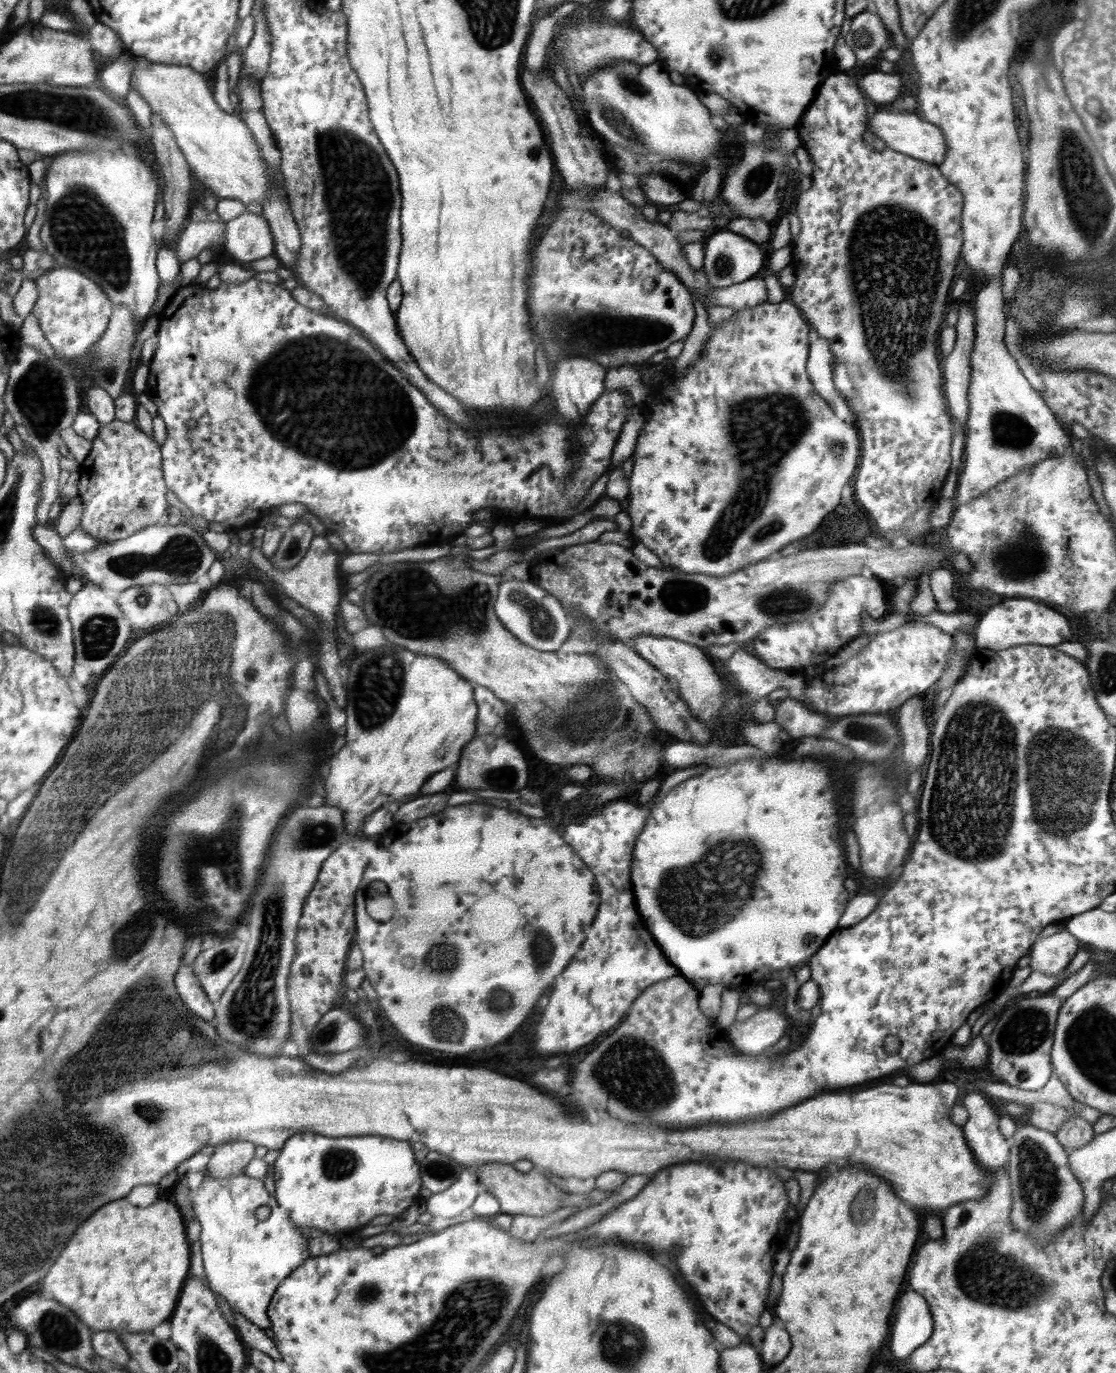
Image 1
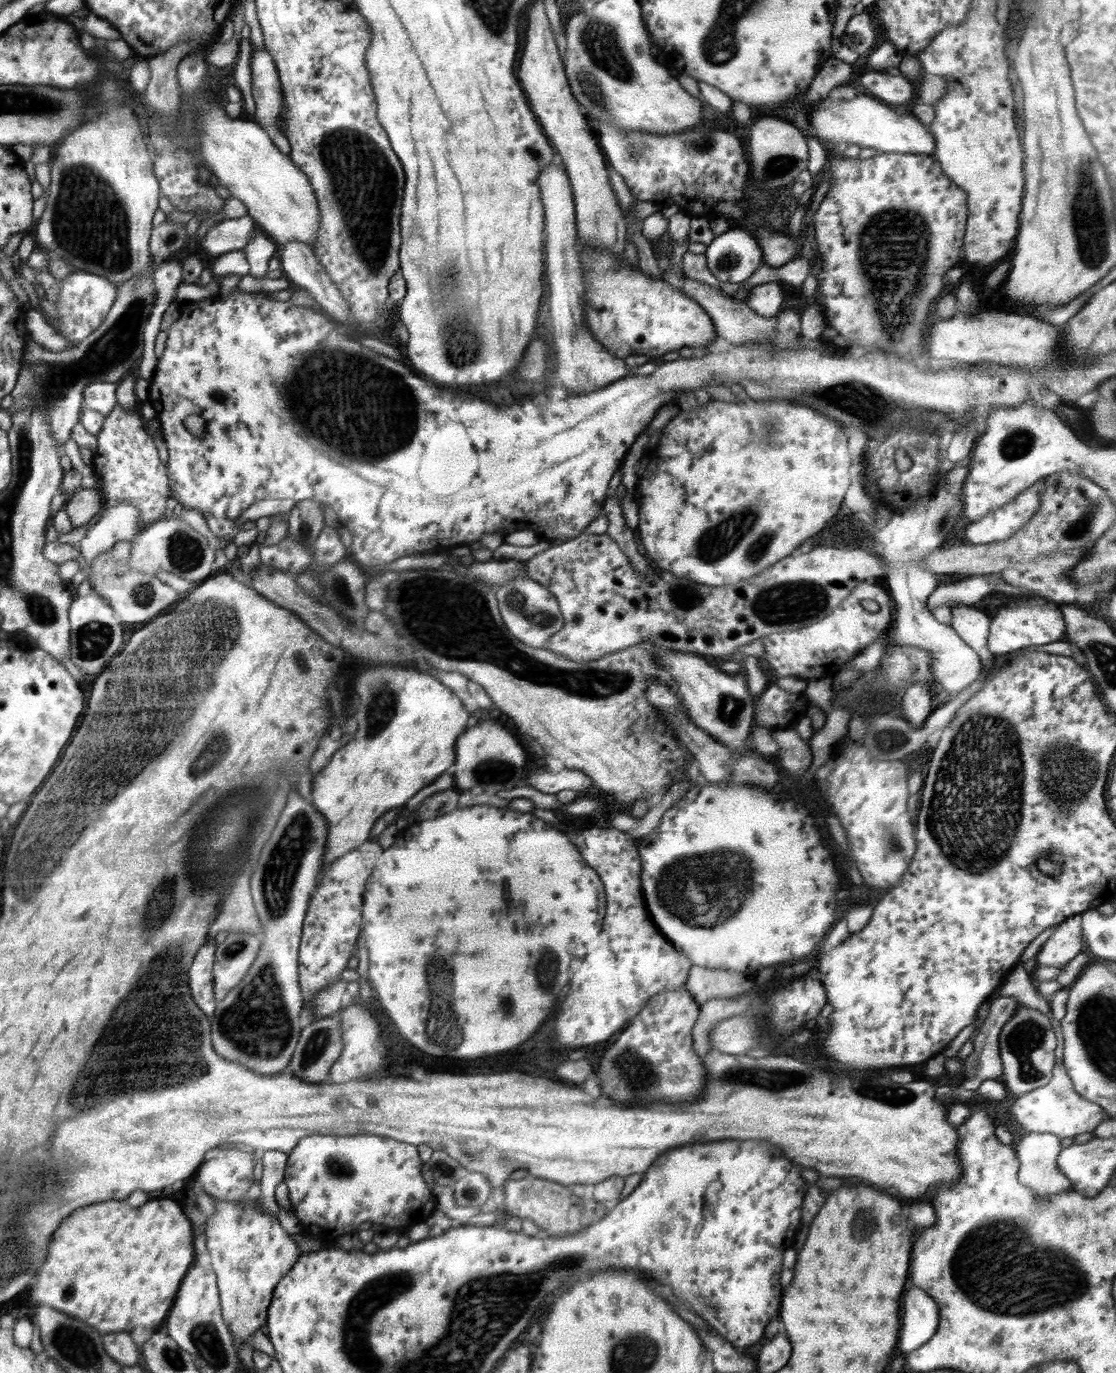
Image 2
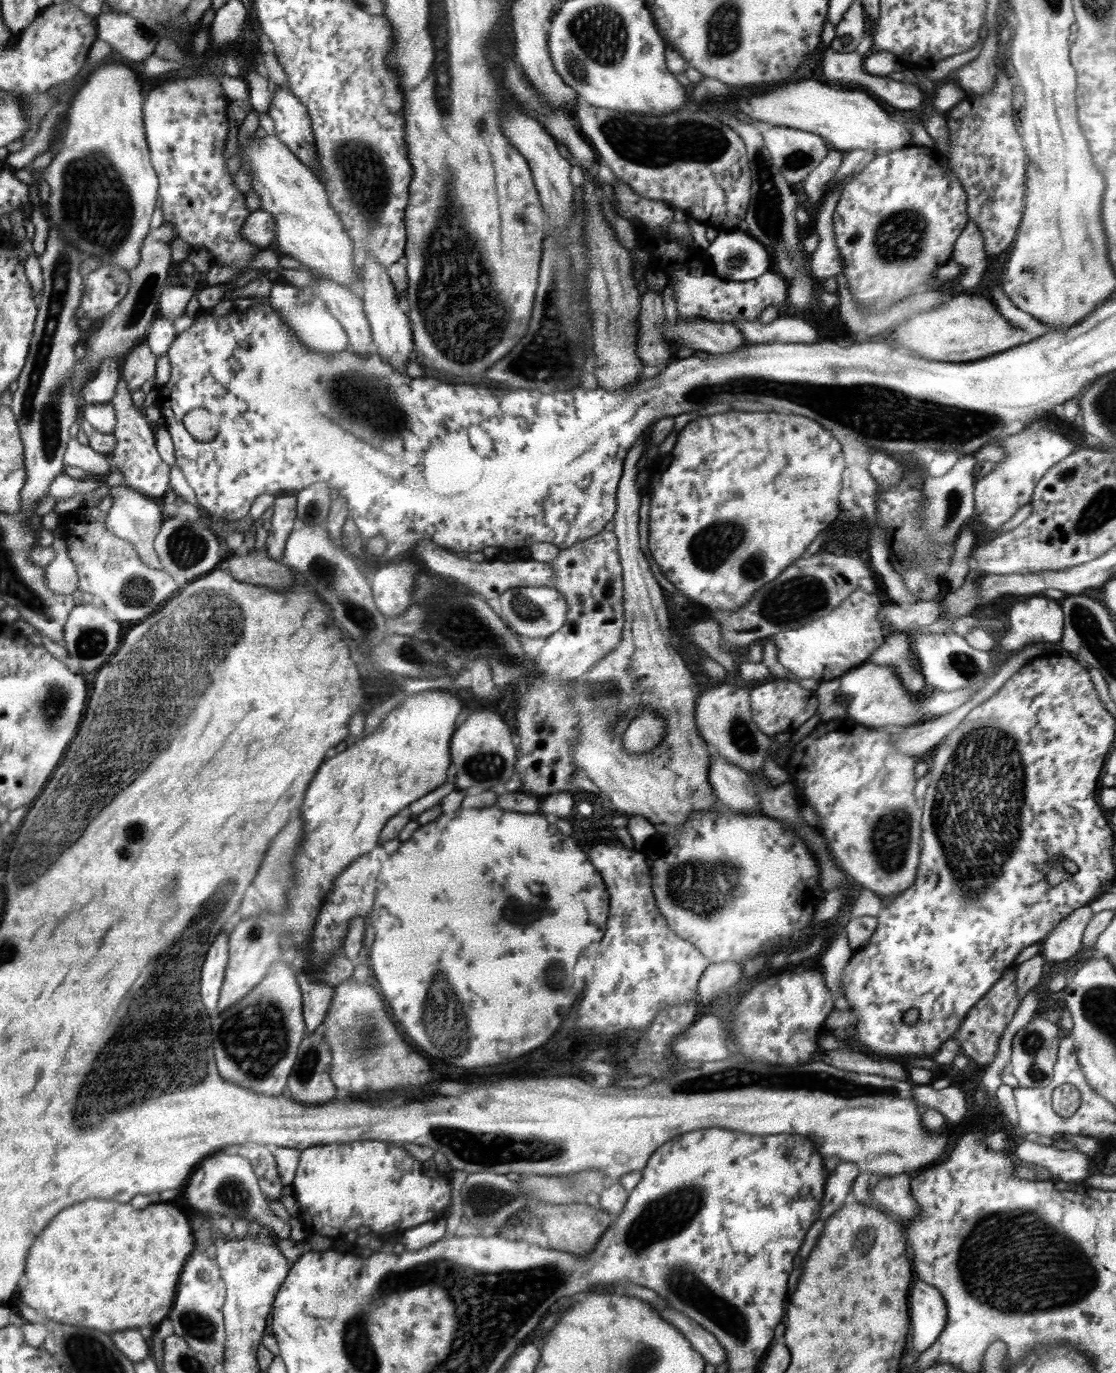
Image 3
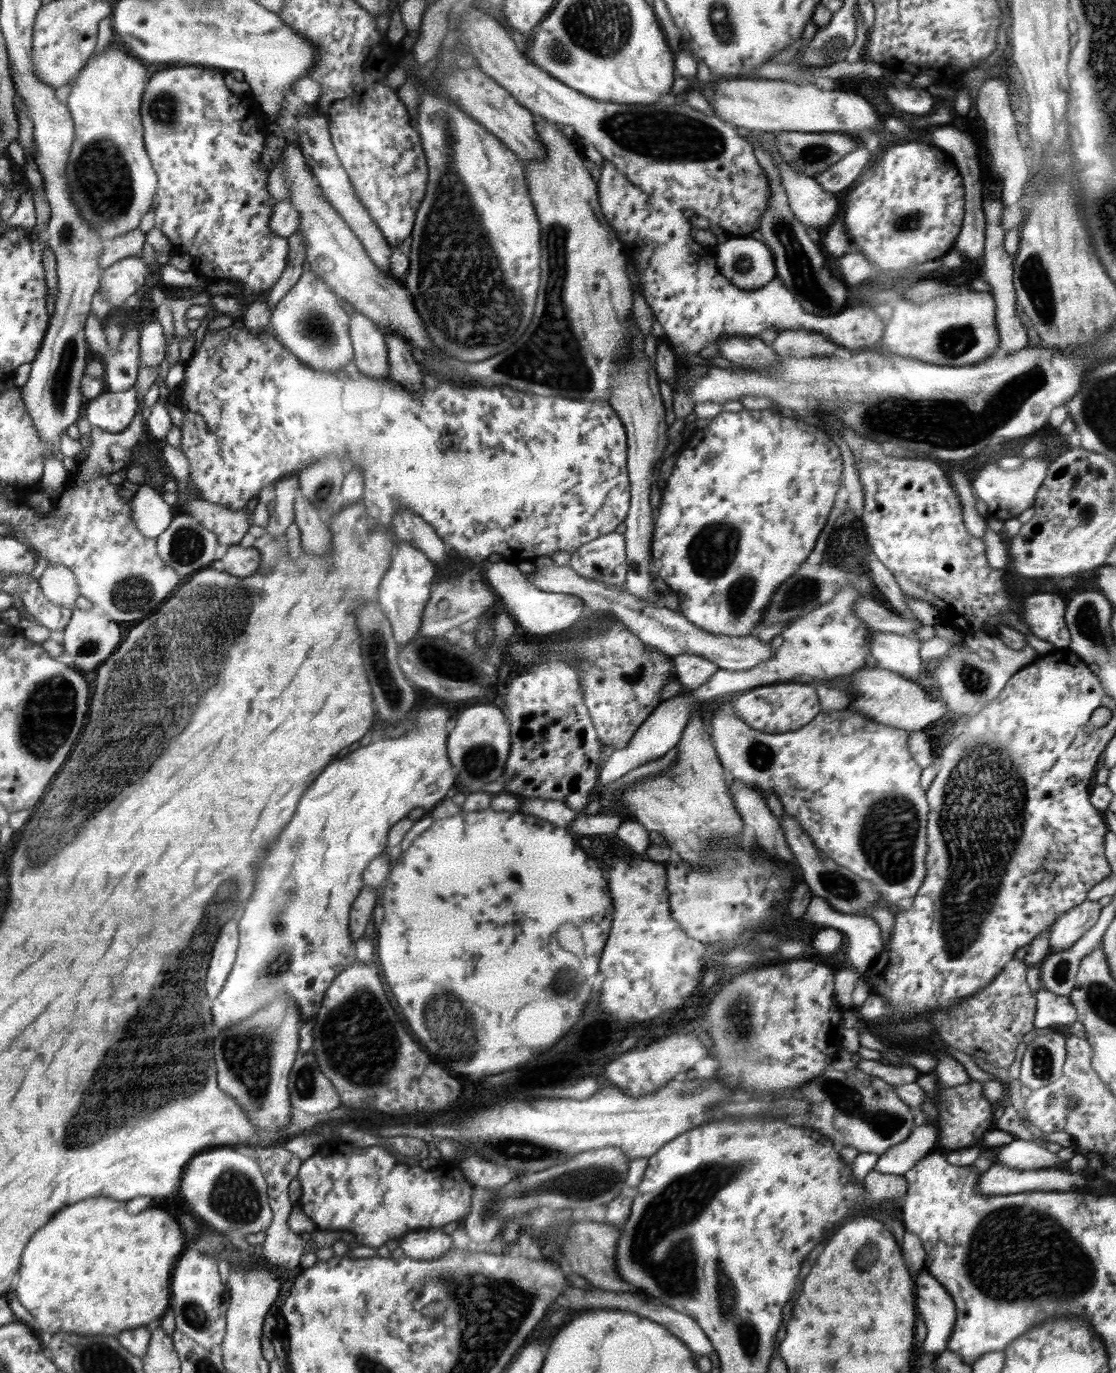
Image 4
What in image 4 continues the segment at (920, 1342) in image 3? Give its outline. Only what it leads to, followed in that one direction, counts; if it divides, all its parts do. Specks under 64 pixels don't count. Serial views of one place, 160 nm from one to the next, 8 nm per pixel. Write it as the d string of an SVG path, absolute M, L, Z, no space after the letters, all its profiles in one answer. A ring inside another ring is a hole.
M925 1268L914 1277L916 1306L927 1328L924 1350L937 1356L947 1349L957 1312L948 1291Z

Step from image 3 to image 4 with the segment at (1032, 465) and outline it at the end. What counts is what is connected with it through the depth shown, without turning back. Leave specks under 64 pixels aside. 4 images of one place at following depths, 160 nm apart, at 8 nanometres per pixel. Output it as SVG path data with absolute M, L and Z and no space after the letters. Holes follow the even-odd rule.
M1042 453L1031 459L1024 459L1024 463L1019 469L1004 471L996 464L990 463L989 467L982 468L978 476L974 476L971 483L971 490L977 498L987 504L988 514L996 520L1004 522L1017 518L1027 508L1033 506L1038 488L1042 486L1047 475L1049 462L1054 454Z

